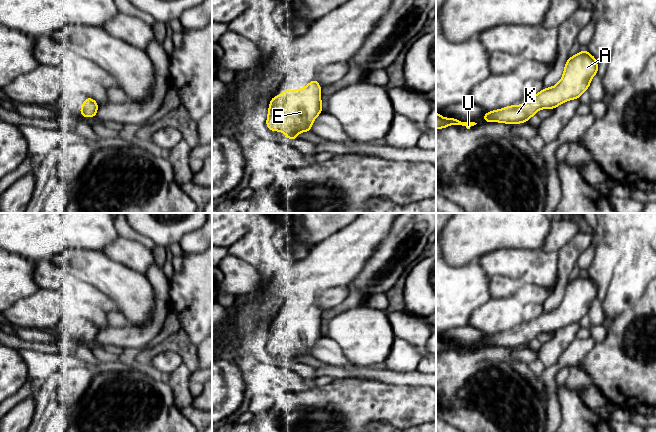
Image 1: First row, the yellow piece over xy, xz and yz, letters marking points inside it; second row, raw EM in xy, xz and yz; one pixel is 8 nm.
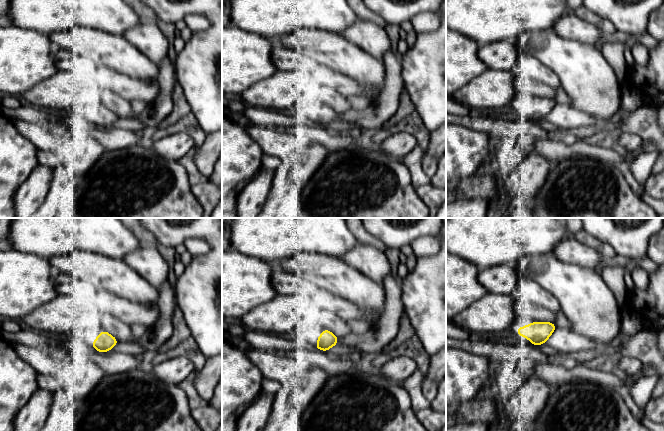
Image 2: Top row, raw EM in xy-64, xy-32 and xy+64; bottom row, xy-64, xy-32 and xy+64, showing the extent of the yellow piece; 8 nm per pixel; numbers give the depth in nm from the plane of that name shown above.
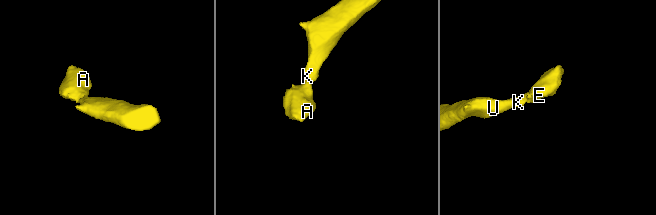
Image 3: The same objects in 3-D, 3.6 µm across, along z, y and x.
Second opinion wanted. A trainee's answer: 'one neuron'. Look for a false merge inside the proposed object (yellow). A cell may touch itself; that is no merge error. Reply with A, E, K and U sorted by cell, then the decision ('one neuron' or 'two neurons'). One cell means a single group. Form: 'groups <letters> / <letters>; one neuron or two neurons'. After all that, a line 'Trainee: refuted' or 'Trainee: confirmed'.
groups A E K U; one neuron
Trainee: confirmed

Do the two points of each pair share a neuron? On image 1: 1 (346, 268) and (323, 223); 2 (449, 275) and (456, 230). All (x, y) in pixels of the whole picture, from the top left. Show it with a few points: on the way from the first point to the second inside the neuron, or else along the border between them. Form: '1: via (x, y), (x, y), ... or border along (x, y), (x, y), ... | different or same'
1: border along (350, 223), (314, 245) | different
2: border along (474, 259), (459, 266), (450, 266), (446, 262) | different

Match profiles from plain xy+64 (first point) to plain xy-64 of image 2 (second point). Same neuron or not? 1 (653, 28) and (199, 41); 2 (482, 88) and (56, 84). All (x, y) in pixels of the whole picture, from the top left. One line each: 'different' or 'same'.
1: different
2: same

